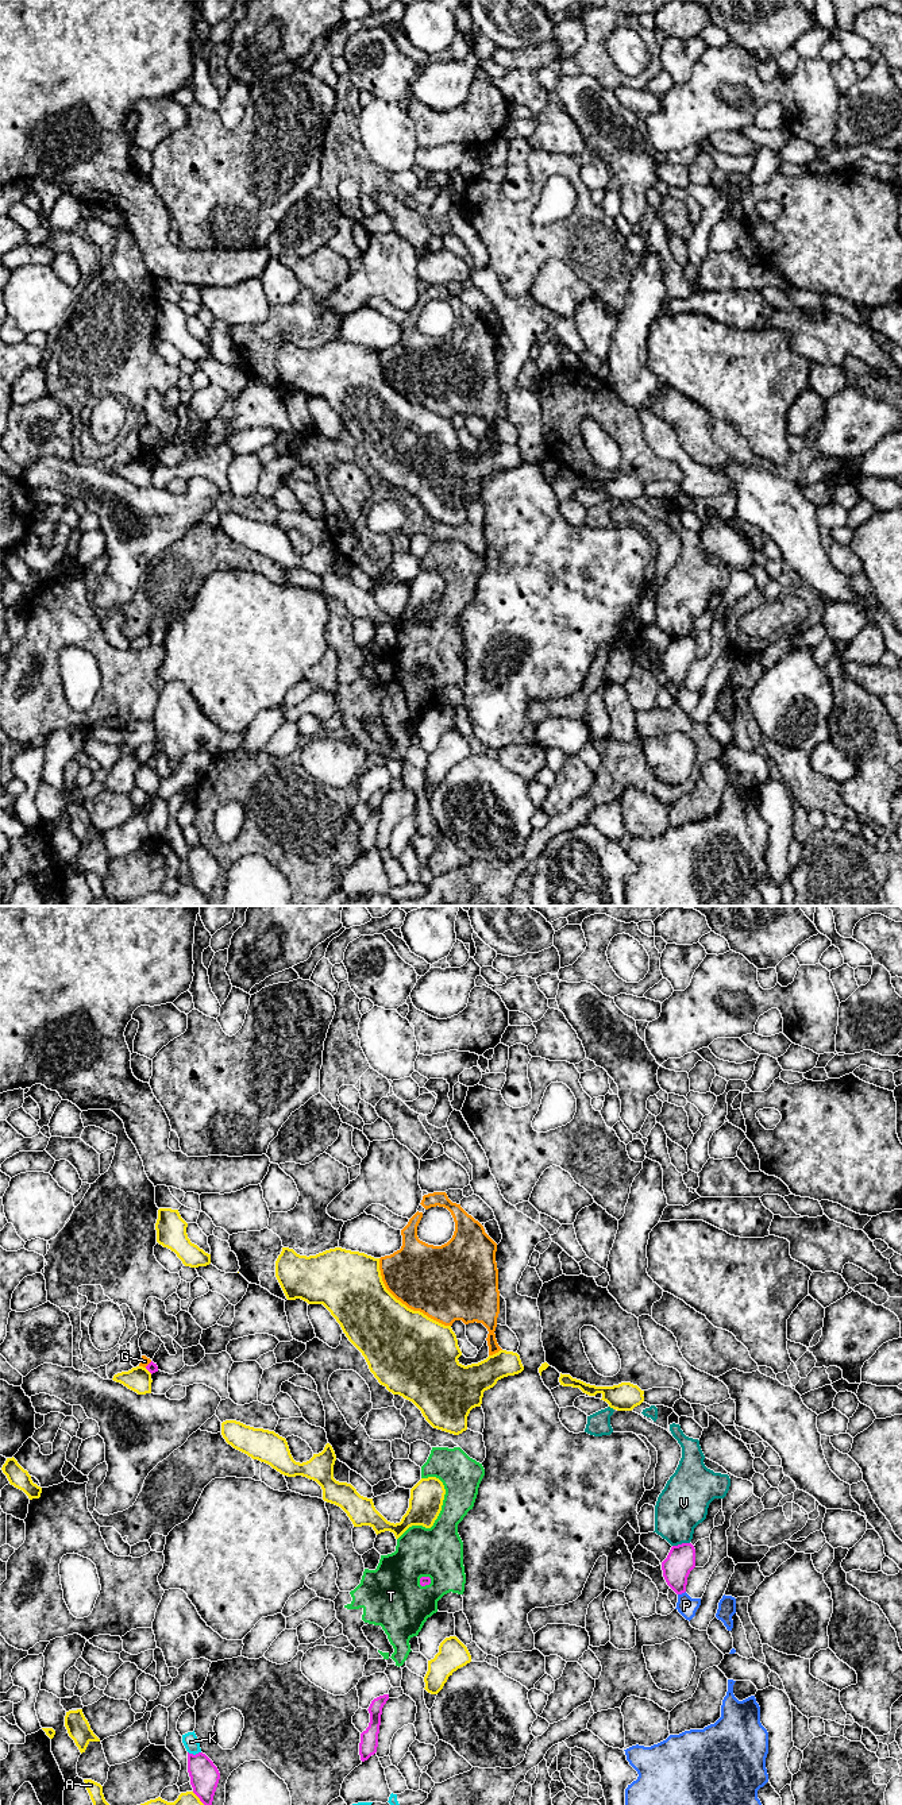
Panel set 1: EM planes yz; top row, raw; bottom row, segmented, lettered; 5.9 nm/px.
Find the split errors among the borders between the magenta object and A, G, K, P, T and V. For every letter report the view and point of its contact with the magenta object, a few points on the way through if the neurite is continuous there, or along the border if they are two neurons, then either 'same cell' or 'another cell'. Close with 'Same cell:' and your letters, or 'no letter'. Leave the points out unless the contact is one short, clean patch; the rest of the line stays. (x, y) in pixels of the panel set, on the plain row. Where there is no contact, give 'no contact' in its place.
A: contact yz (200, 893); another cell
G: contact yz (149, 456); border yz (151, 454), (145, 459); another cell
K: contact yz (196, 847); another cell
P: contact yz (681, 686); another cell
T: contact yz (426, 677); another cell
V: contact yz (682, 636); another cell
Same cell: no letter

